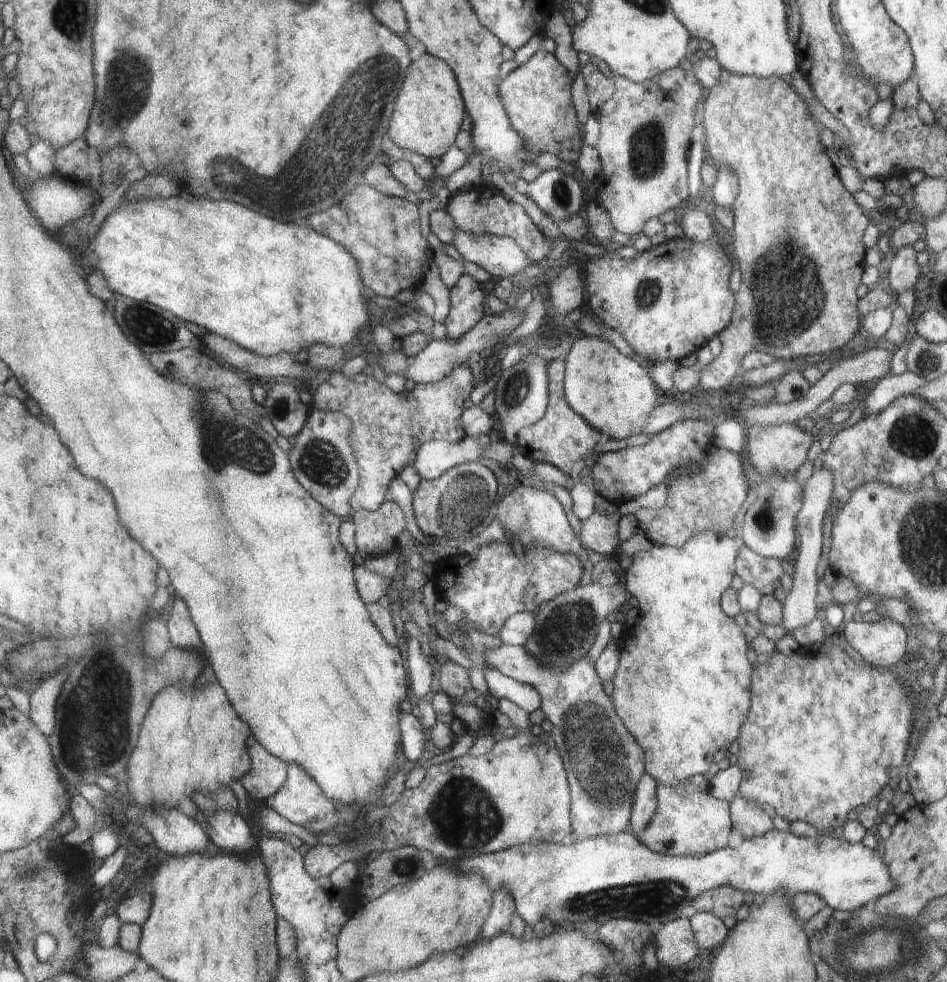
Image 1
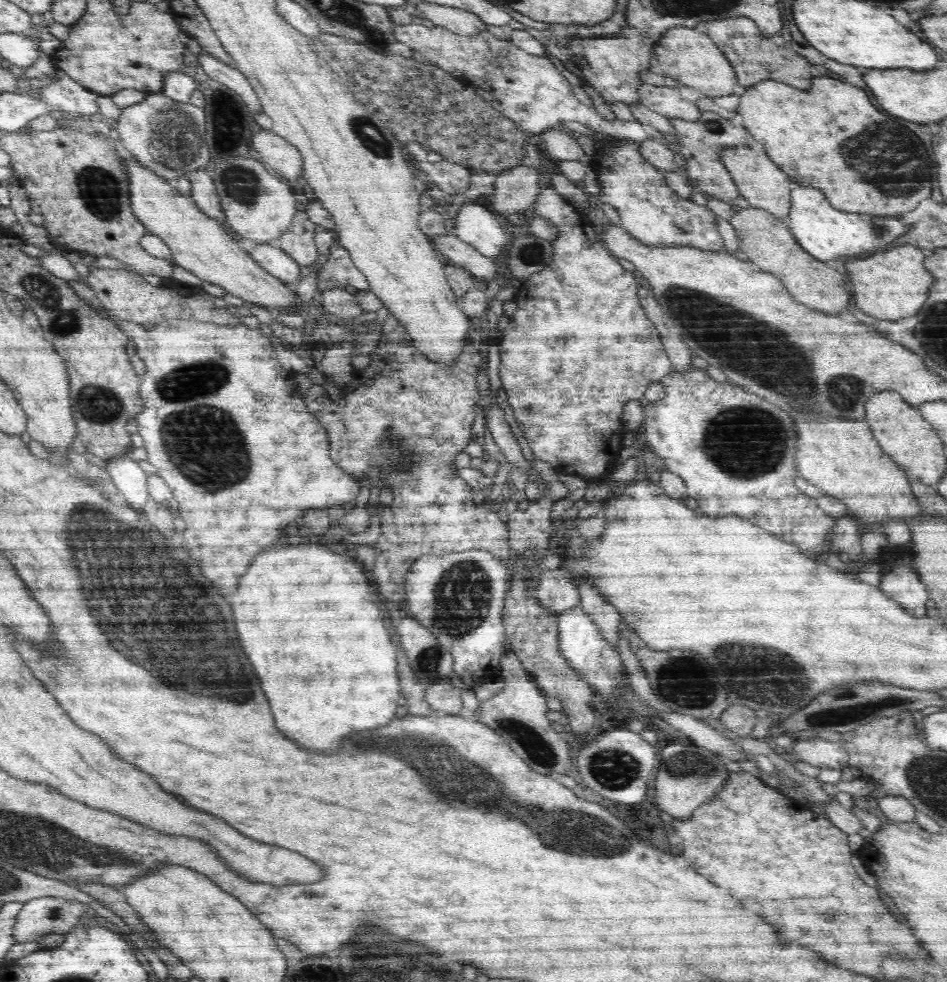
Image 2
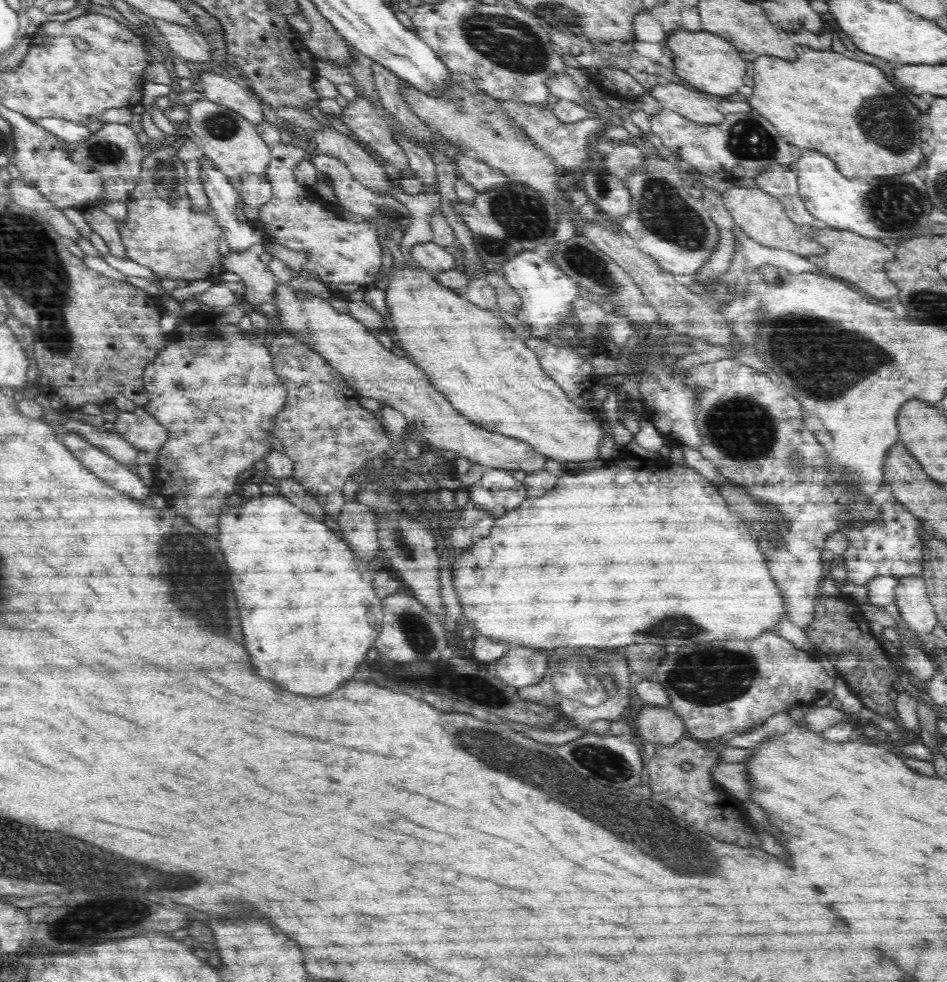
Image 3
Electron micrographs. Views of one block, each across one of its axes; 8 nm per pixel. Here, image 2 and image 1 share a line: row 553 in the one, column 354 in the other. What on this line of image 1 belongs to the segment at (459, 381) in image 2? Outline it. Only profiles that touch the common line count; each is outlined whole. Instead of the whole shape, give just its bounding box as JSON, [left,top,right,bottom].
[311,364,474,512]

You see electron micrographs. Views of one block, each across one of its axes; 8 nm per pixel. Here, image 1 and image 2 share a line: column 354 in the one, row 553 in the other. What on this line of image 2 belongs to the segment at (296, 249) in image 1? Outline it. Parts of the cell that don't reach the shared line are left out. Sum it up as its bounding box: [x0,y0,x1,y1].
[230,544,401,748]

